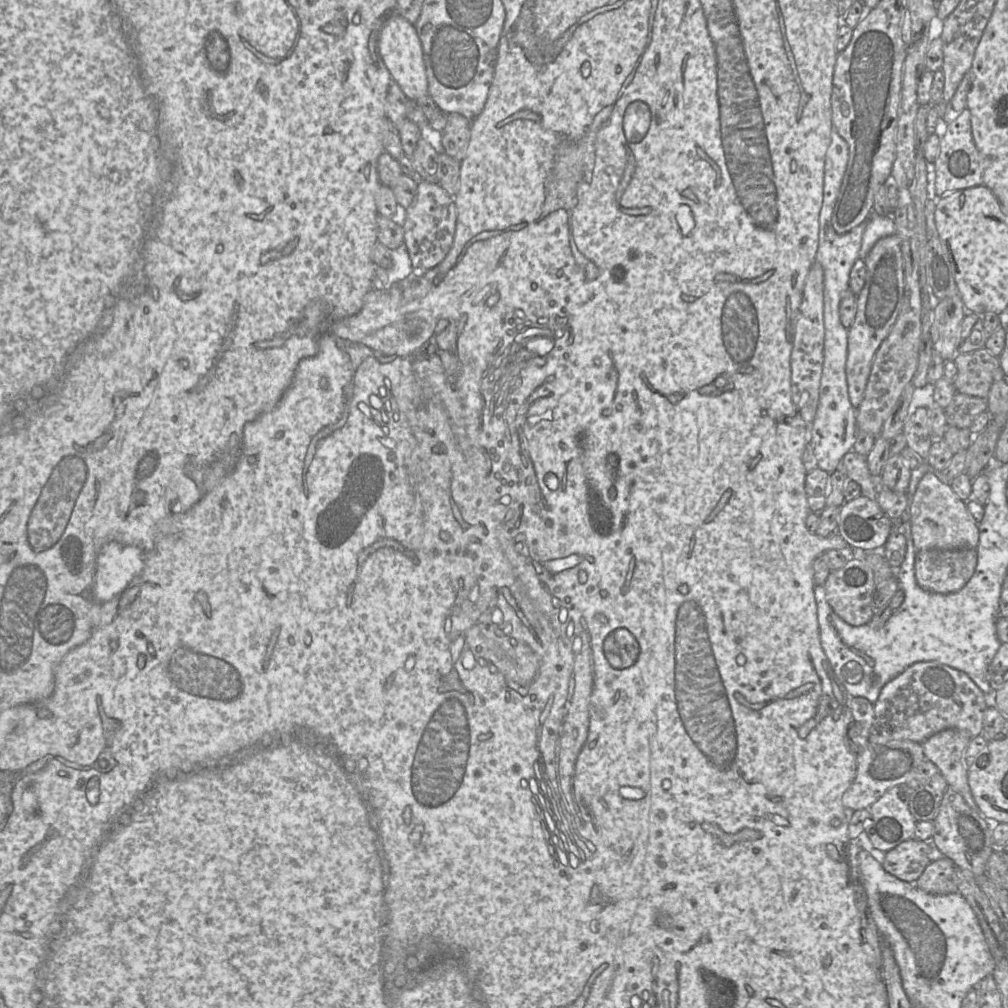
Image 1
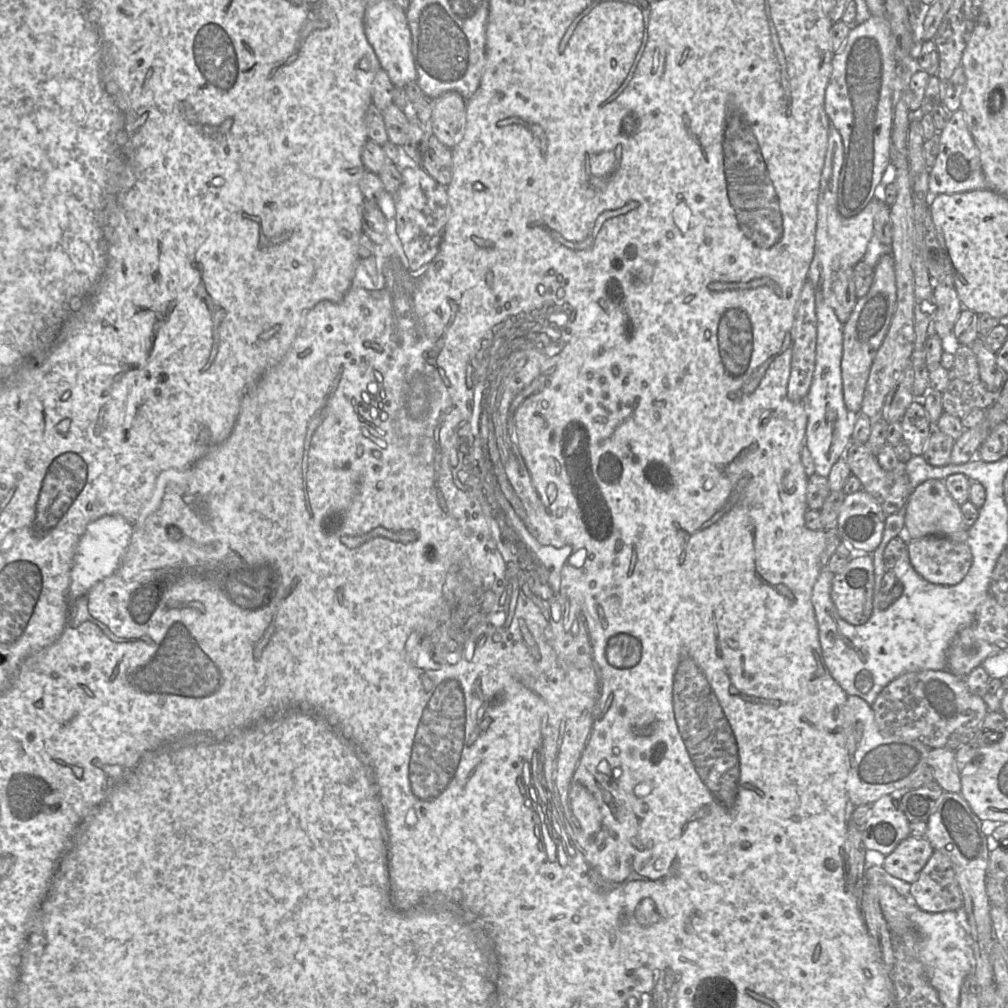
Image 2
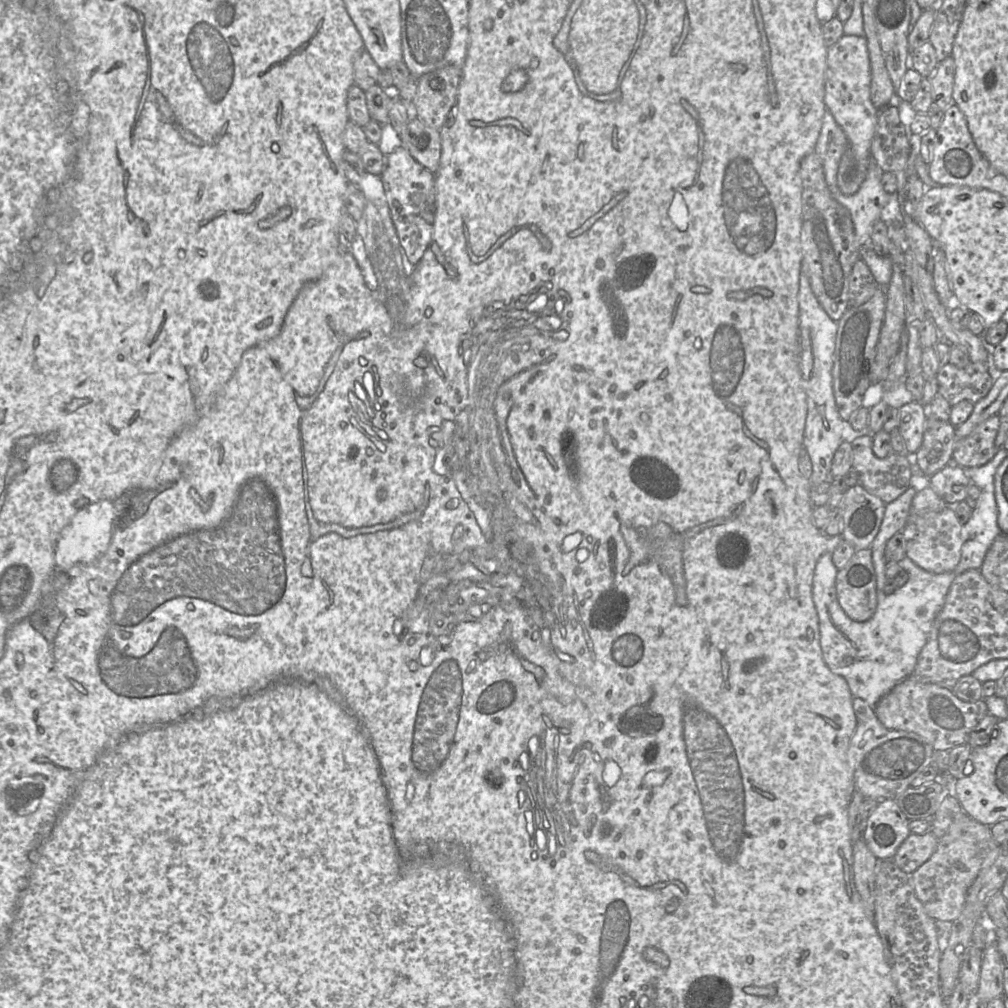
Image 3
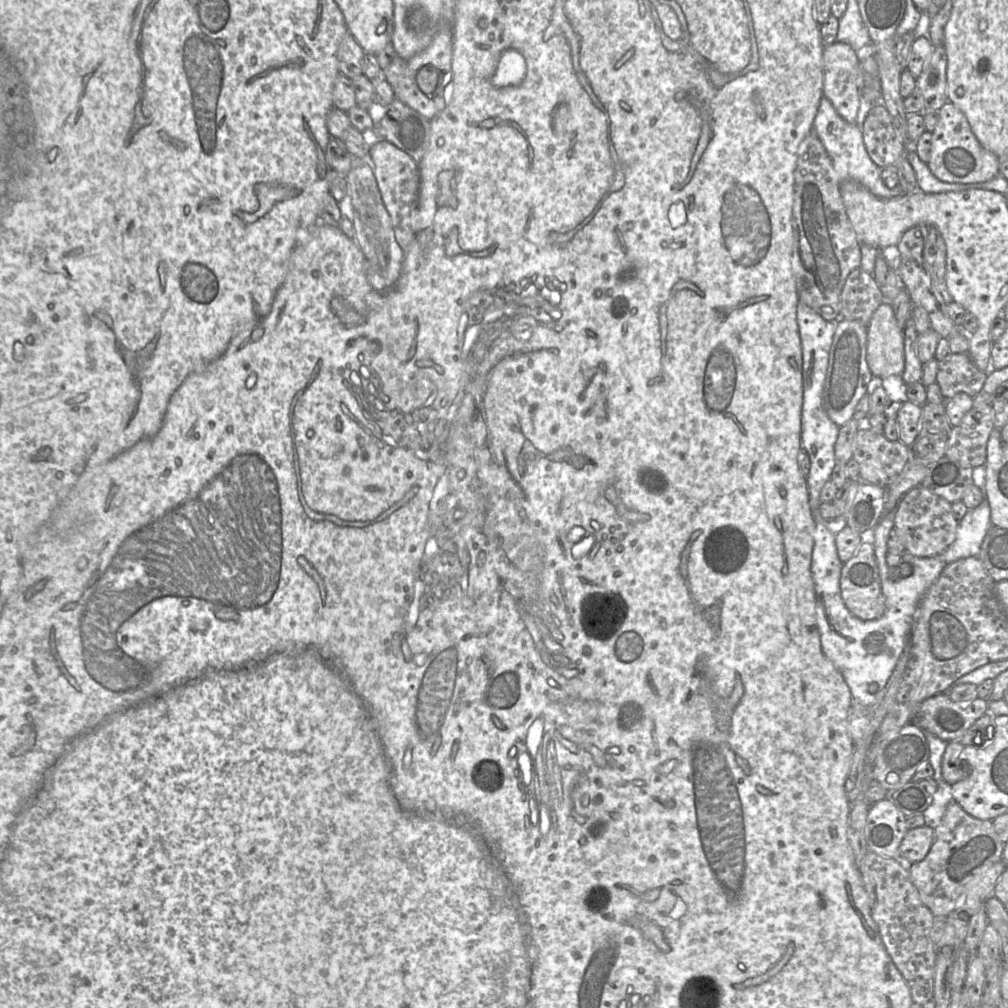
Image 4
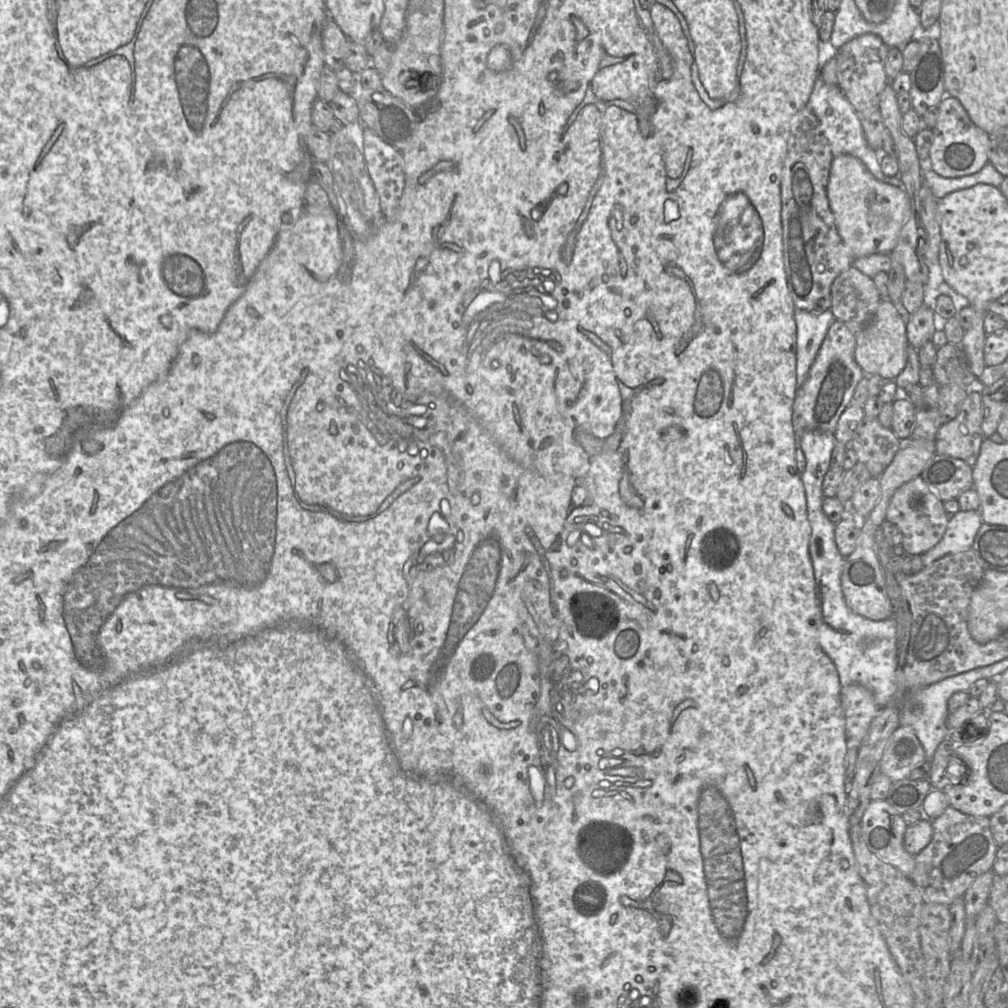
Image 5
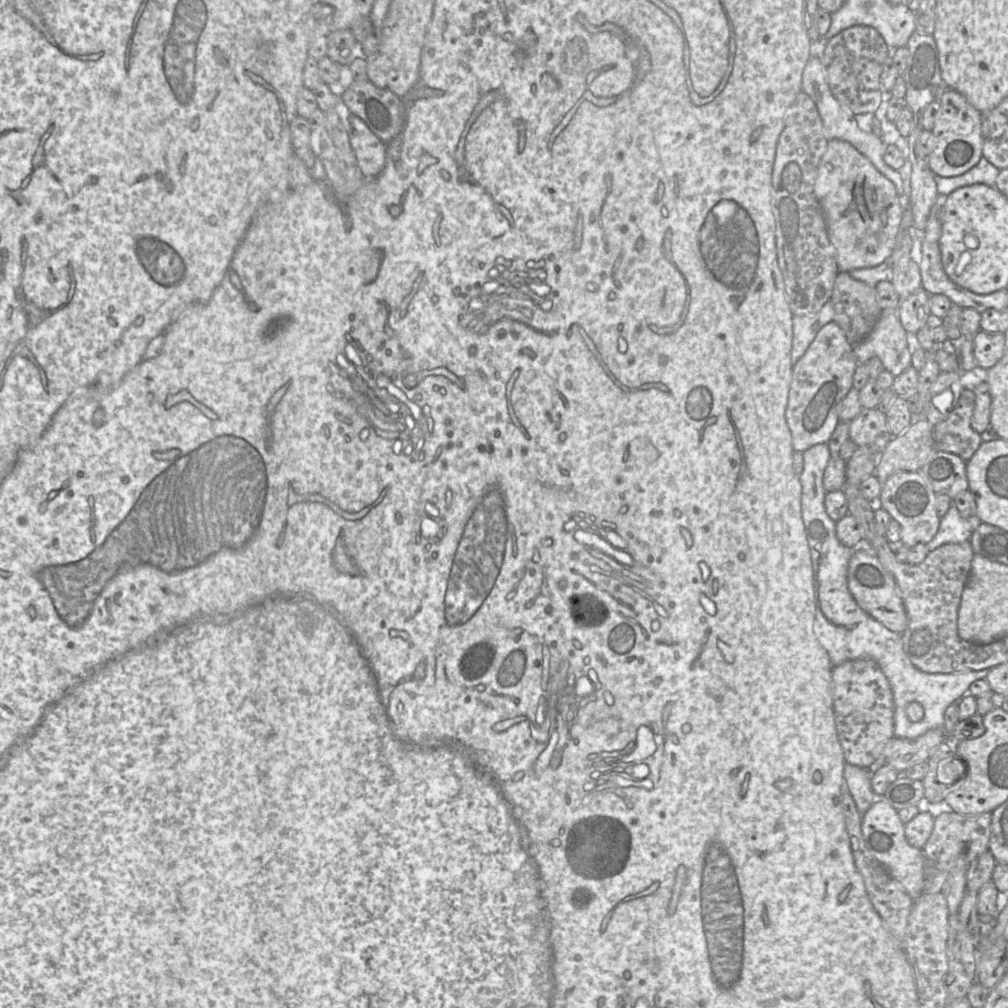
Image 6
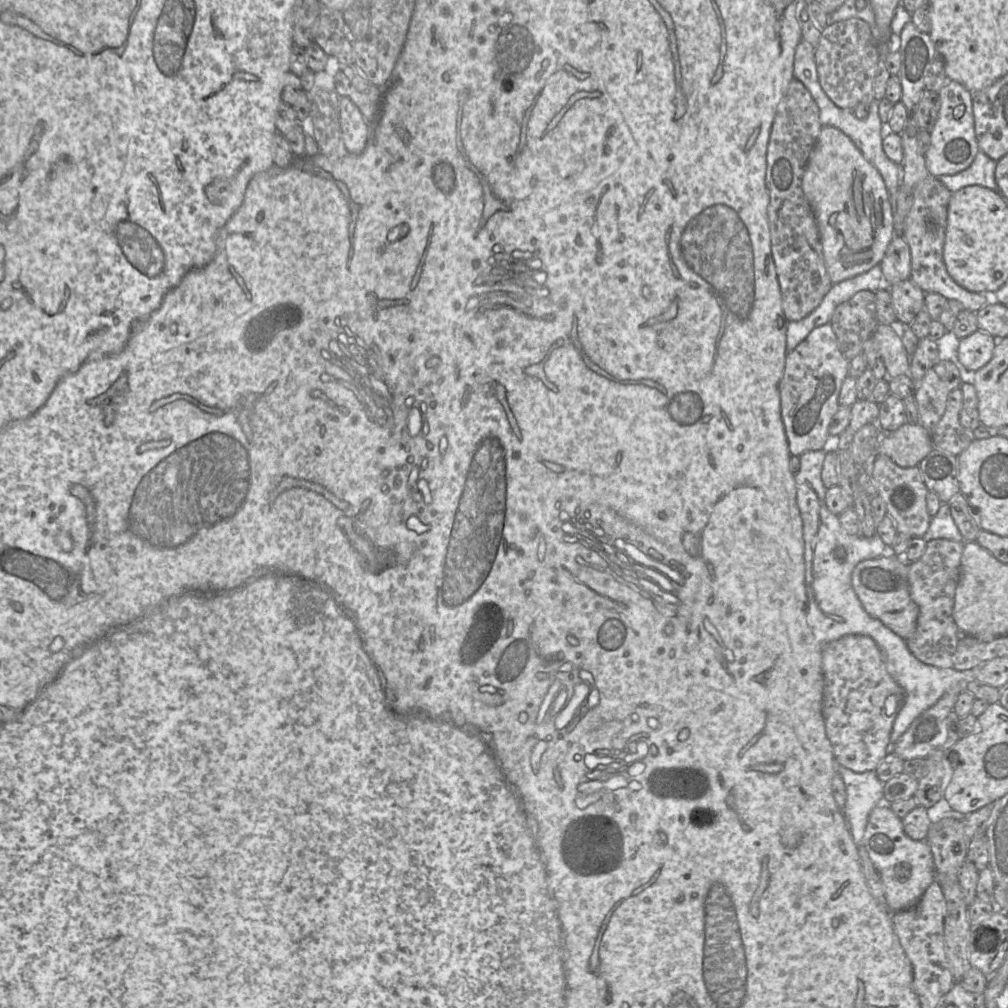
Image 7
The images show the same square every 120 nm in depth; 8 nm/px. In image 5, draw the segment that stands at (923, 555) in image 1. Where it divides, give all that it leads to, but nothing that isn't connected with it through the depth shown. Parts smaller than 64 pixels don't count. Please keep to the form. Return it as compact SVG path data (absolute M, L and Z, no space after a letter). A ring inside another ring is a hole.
M921 476L908 481L895 491L887 508L886 521L896 525L902 532L902 546L906 554L922 555L940 542L950 518L943 503Z

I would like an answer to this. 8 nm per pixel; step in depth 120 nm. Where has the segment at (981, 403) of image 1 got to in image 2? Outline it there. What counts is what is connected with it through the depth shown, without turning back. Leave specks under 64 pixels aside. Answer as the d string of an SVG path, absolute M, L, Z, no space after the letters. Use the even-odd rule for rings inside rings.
M952 376L942 392L943 410L963 419L975 408L984 410L989 408L997 394L988 391L982 382L967 383Z

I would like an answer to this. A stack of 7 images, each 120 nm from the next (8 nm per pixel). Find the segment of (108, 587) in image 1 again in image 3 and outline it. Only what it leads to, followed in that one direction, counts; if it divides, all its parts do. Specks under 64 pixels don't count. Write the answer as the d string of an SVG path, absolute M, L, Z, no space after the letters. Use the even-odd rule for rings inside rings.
M102 500L81 508L62 530L55 549L55 563L65 571L73 566L89 564L108 548L117 521L118 502Z

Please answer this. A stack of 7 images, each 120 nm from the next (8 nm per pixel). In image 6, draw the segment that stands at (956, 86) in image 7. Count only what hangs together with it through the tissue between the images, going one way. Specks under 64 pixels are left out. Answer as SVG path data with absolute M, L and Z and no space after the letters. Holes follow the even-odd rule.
M947 88L940 99L940 109L934 127L933 149L927 157L932 173L941 177L959 176L973 168L982 158L981 112L959 92Z

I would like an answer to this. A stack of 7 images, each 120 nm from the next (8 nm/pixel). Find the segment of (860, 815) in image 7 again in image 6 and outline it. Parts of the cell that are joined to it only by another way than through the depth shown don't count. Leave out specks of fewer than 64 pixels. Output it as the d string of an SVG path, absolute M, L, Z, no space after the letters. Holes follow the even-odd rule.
M848 763L844 766L844 789L851 794L861 816L874 802L886 800L884 795L874 793L869 770Z

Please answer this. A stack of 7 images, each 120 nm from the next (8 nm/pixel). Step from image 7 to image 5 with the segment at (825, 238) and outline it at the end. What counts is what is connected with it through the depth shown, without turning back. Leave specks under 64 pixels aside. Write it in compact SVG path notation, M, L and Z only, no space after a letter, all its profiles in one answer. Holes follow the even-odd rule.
M840 155L831 163L827 196L837 231L854 258L891 253L910 216L905 191L876 179L860 159Z

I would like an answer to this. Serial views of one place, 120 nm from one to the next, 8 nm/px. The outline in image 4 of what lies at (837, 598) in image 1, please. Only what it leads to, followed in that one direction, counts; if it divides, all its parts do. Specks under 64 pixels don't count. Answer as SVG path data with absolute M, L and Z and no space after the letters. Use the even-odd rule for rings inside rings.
M863 537L857 552L842 566L840 592L847 609L858 619L874 620L885 612L873 543Z

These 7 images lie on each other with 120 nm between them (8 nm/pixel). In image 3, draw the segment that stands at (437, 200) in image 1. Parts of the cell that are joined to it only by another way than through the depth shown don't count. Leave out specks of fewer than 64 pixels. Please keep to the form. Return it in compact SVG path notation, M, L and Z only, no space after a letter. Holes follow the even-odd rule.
M400 146L386 155L386 167L380 177L400 245L408 260L415 265L432 240L436 213L435 174Z

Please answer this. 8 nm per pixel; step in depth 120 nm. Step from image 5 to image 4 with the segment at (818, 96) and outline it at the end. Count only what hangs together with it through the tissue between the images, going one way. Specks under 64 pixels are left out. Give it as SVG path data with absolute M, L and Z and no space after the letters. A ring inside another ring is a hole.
M822 96L813 122L813 130L822 142L831 158L833 168L838 176L839 184L846 180L854 180L865 186L873 195L891 199L906 193L898 184L895 188L887 188L881 178L881 168L869 157L864 145L862 130L857 124L845 121L835 110L831 102Z

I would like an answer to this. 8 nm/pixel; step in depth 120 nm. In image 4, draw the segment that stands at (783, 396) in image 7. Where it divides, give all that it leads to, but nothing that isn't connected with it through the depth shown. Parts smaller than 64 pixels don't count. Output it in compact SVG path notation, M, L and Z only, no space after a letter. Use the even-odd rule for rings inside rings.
M838 318L829 352L829 362L823 388L823 407L828 417L839 427L853 418L854 409L867 394L872 373L866 361L867 326L856 320Z

